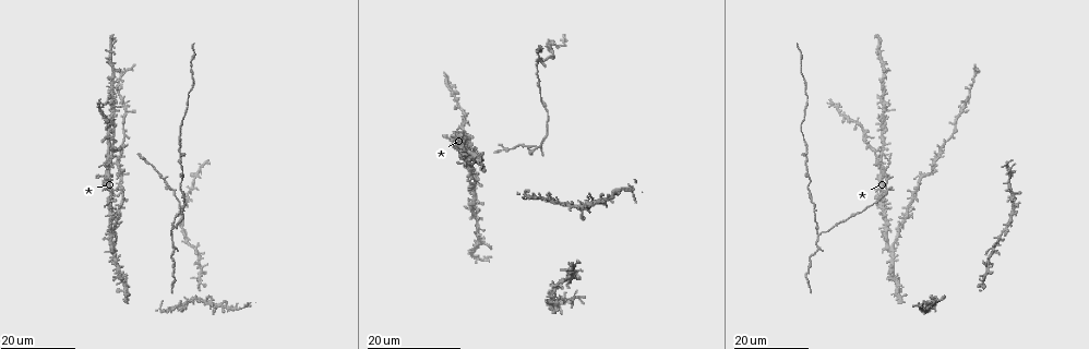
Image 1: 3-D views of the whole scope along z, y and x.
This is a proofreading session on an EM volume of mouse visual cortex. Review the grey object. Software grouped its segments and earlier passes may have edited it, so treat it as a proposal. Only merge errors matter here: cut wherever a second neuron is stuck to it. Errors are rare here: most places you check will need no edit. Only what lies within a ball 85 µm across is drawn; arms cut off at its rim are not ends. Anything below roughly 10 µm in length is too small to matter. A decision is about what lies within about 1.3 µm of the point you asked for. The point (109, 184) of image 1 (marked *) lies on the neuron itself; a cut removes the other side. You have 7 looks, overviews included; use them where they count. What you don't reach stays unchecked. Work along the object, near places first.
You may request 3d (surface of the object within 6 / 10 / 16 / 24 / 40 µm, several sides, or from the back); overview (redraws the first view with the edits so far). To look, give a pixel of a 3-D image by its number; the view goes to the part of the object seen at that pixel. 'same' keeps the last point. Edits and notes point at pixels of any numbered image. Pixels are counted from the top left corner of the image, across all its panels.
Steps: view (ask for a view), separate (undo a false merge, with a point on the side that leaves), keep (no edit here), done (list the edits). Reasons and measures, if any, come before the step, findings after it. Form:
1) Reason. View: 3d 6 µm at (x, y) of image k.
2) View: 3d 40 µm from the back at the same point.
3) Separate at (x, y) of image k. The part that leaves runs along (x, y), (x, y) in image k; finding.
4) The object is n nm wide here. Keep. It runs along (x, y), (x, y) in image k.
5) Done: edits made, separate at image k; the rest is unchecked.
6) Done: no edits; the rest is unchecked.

Three-way junction. View: 3d 24 µm at (817, 233) of image 1.

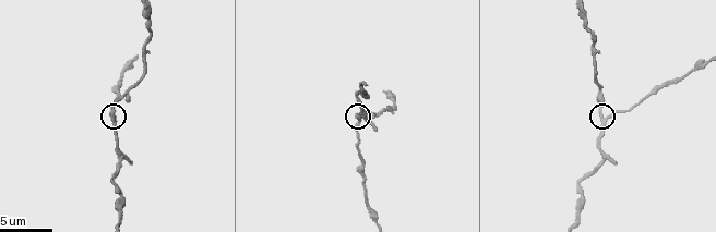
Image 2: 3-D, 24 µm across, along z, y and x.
View: 3d 6 µm at (601, 118) of image 2.

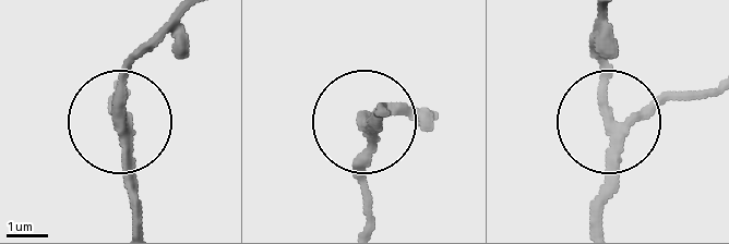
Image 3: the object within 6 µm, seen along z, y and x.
From behind. View: 3d 6 µm from the back at (608, 120) of image 3.

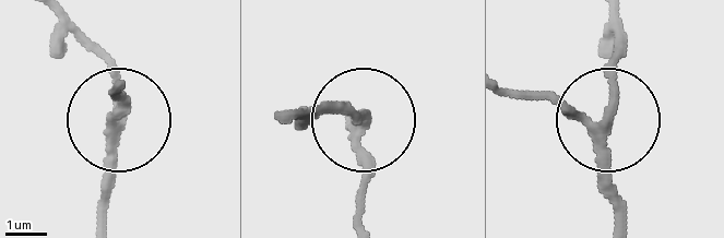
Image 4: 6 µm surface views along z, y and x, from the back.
The side arm is 19 µm long; 3 arms meet here. Keep. All the same neuron.

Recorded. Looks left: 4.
Thin arm on a thick one. View: 3d 24 µm at (892, 248) of image 1.

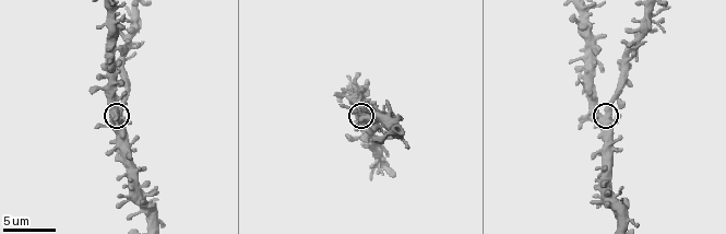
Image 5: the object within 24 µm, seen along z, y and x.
View: 3d 10 µm at (610, 117) of image 5.

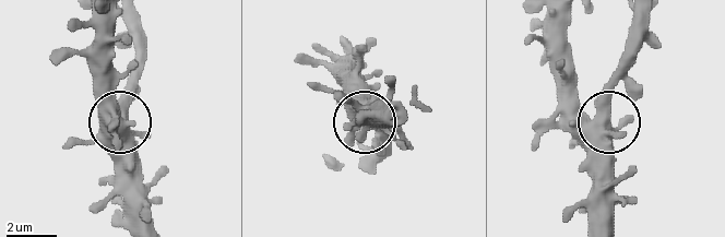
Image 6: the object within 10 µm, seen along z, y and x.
Keep. It runs along (549, 20), (557, 83), (593, 118), (611, 114), (618, 66) in image 6; continuous, no second neuron.

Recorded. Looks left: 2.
Branch point. View: 3d 16 µm at (876, 153) of image 1.

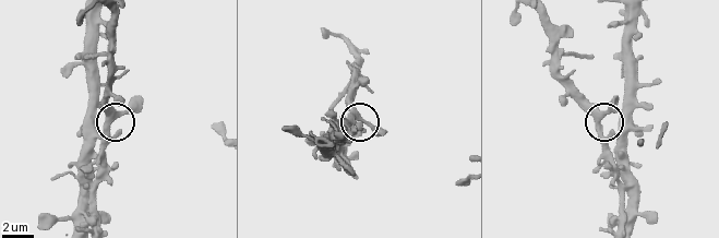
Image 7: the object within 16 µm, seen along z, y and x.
Zoom in. View: 3d 10 µm at (599, 114) of image 7.

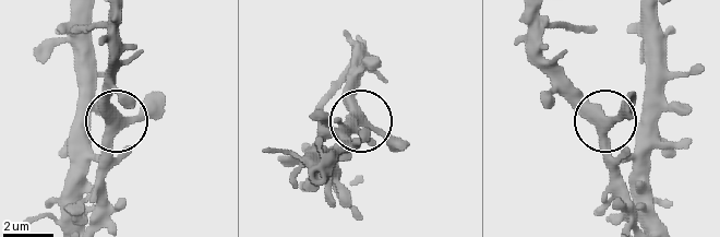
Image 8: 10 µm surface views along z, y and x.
The side arm is 22 µm long. Keep. It runs along (336, 158), (361, 120), (355, 60) in image 8; one neuron here.

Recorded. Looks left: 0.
Done: no edits; the rest is unchecked.

